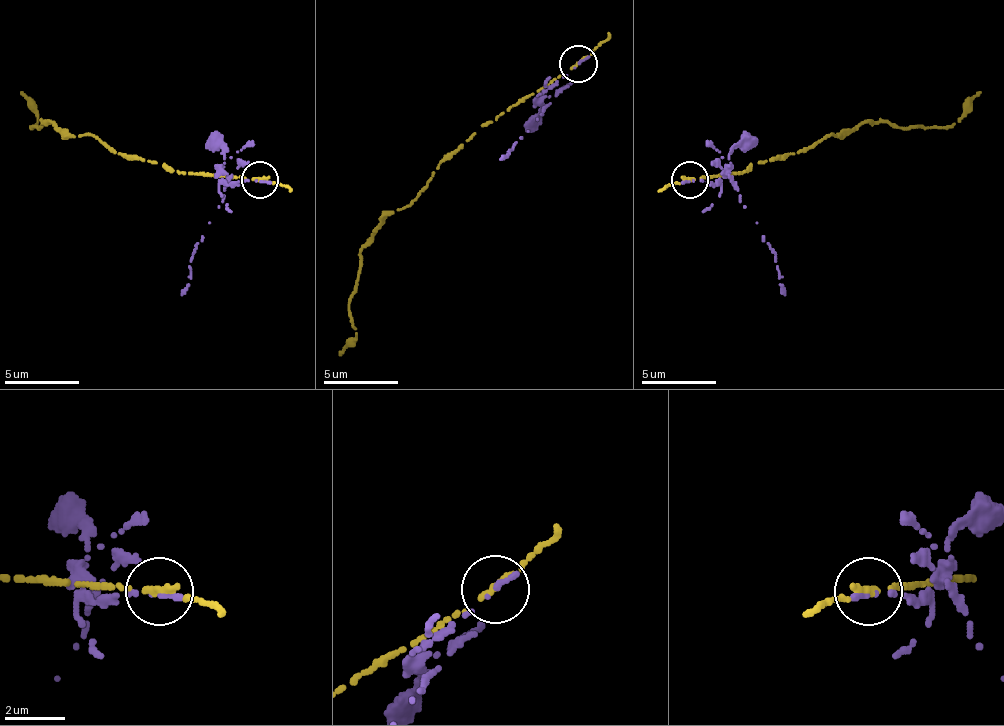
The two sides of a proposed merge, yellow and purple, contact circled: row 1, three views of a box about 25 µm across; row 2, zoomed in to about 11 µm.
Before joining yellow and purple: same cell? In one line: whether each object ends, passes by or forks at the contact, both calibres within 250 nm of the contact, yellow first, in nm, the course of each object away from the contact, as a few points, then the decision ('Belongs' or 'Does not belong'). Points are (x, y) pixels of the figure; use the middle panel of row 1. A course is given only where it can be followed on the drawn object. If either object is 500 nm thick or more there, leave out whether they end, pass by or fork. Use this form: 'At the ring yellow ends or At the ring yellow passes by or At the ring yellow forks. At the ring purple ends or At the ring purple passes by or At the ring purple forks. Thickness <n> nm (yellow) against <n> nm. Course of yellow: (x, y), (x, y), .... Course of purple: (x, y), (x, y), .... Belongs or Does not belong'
At the ring yellow ends. At the ring purple ends. Thickness 280 nm (yellow) against 200 nm. Course of yellow: (579, 63), (482, 126), (415, 197), (385, 220), (359, 253), (359, 283), (348, 305), (355, 339), (340, 354). Course of purple: (579, 63), (545, 89), (542, 115), (501, 160). Does not belong

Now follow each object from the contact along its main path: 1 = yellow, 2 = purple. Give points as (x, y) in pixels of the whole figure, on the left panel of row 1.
1: (261, 179), (182, 175), (163, 164), (126, 160), (96, 138), (40, 123), (29, 126), (37, 108), (22, 93)
2: (261, 182), (227, 182), (223, 175), (223, 201), (193, 246), (190, 283), (182, 294)

